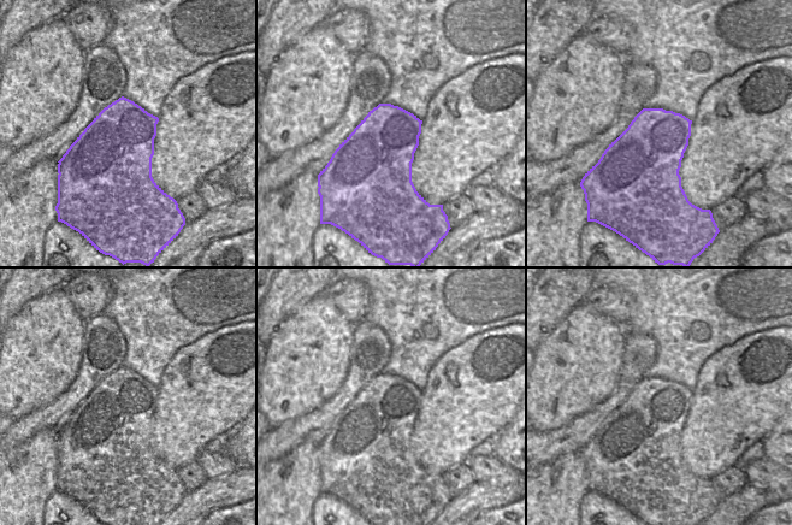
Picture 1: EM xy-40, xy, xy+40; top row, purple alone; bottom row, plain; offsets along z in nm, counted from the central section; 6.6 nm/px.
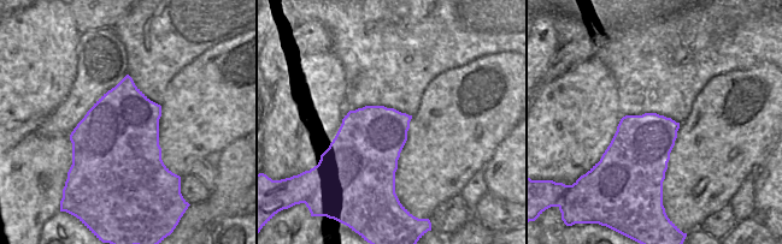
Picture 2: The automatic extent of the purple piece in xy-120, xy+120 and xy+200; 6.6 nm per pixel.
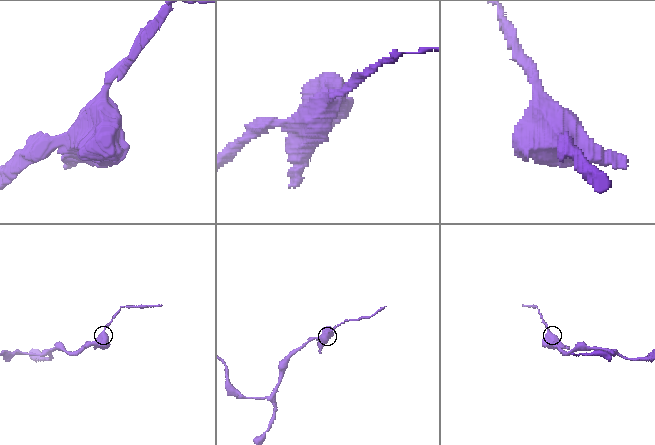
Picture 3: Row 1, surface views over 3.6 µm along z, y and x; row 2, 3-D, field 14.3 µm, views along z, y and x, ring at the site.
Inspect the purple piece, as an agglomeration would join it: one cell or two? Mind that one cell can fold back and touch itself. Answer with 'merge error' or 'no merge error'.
merge error

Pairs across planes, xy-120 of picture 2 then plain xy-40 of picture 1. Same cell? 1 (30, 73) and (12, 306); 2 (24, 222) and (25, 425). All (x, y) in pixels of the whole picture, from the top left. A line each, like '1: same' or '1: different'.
1: different
2: different

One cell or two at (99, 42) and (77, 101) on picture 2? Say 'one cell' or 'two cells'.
one cell

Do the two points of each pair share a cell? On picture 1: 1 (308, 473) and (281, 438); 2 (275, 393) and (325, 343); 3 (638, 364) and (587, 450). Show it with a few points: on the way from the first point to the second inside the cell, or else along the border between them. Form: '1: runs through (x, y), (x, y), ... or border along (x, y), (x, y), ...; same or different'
1: border along (317, 444), (303, 441), (282, 456), (269, 461); different
2: runs through (287, 382), (313, 355); same
3: runs through (624, 385), (620, 394), (587, 429); same

